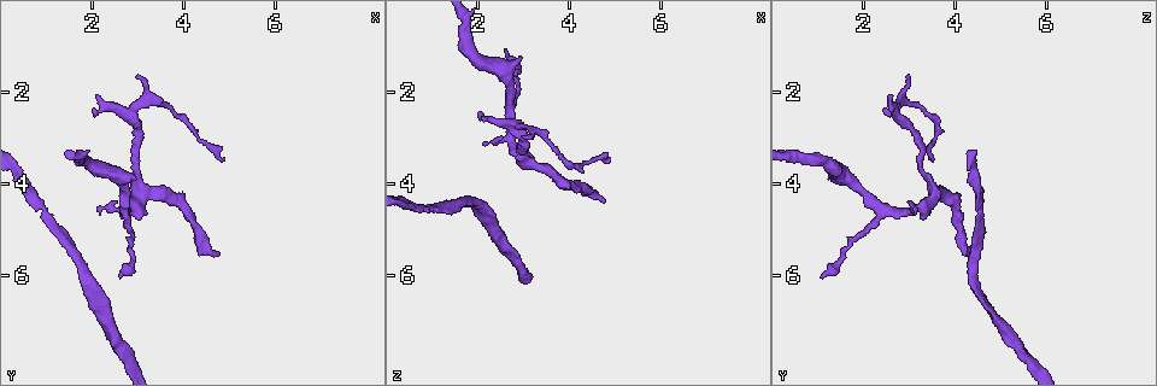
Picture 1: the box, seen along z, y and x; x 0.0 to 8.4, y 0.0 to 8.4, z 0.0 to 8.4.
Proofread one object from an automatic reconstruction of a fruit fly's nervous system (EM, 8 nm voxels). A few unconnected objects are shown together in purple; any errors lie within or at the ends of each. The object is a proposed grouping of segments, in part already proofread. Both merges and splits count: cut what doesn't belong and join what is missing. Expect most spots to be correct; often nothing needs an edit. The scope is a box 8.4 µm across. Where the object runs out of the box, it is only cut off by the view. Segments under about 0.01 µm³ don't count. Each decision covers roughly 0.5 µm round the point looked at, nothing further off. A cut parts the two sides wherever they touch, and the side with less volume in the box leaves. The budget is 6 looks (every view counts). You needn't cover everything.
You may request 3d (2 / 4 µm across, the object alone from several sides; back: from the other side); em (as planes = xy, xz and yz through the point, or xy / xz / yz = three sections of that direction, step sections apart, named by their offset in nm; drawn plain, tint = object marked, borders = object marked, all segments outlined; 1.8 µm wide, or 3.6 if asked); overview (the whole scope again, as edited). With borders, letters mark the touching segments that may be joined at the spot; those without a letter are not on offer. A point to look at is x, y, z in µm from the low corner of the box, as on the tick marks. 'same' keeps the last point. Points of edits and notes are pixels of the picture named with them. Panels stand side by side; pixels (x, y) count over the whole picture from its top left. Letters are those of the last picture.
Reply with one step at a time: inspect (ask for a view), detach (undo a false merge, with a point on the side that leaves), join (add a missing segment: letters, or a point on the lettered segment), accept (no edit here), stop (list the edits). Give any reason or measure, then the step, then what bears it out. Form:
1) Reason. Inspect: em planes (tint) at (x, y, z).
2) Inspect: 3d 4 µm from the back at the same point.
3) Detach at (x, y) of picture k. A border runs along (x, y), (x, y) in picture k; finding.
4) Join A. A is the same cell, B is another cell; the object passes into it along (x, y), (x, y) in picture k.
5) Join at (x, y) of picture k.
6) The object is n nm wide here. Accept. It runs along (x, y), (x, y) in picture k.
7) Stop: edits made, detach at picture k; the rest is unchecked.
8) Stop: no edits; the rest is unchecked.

Branch stops here. Inspect: em planes (borders) at (2.00, 2.35, 2.50).

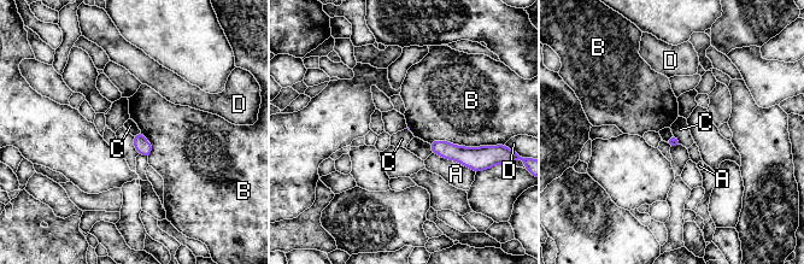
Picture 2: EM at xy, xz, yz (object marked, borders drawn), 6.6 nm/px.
Accept. A, B, C and D are other cells; a border runs along (673, 134), (681, 144) in picture 2; no lettered segment goes on from it.

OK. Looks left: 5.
An open end. Inspect: em planes (borders) at (4.70, 5.50, 4.40).

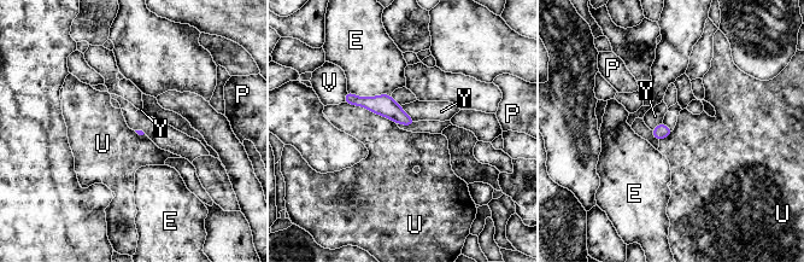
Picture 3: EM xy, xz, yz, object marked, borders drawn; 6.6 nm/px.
The longest contact is with U, 380 nm. Accept. E, P, U, V and Y are other cells; a border runs along (345, 102), (363, 105), (395, 123) in picture 3; no lettered segment goes on from it.

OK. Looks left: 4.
An open end. Inspect: em xz step 16 (tint) at (2.15, 4.55, 3.10).

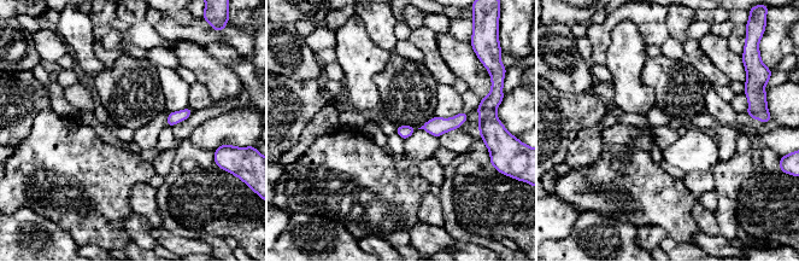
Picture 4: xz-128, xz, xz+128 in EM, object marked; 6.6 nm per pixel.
Inspect: em planes (tint) at the same point.

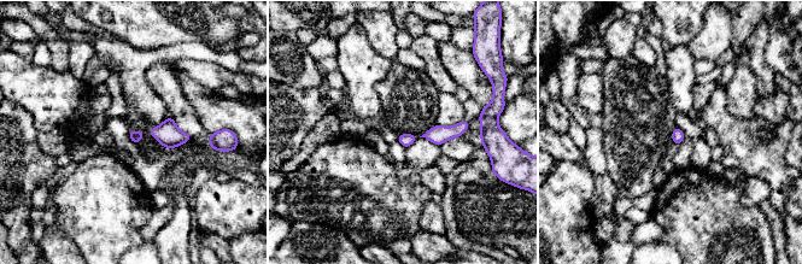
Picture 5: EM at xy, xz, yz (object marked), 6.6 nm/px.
What lies round it. Inspect: em planes (borders) at the same point.

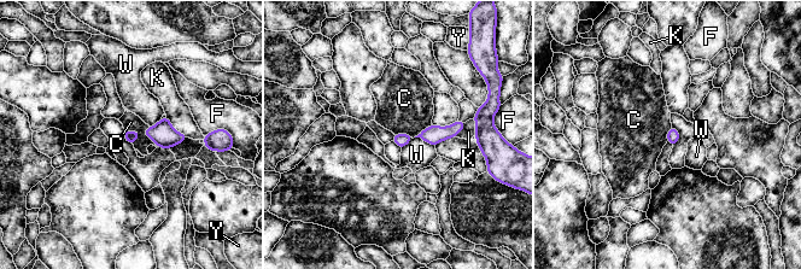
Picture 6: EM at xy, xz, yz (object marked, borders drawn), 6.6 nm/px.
The longest contact is with C, 260 nm. Accept. C, F, K, W and Y are other cells; a border runs along (432, 124), (414, 136), (395, 135) in picture 6; none of them fits.

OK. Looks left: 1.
Stop: no edits; the rest is unchecked.

